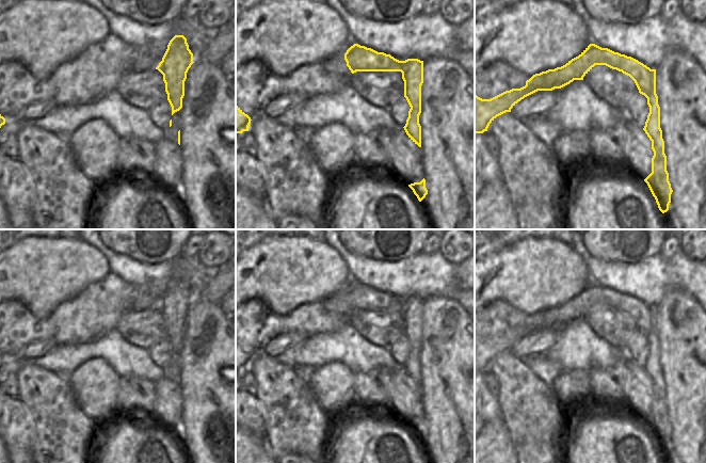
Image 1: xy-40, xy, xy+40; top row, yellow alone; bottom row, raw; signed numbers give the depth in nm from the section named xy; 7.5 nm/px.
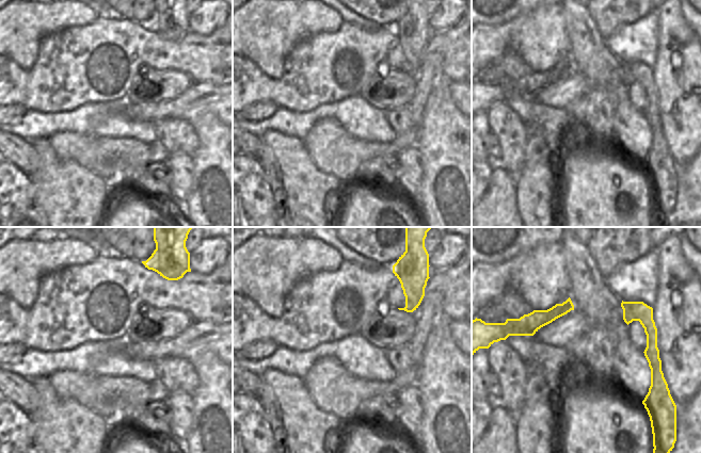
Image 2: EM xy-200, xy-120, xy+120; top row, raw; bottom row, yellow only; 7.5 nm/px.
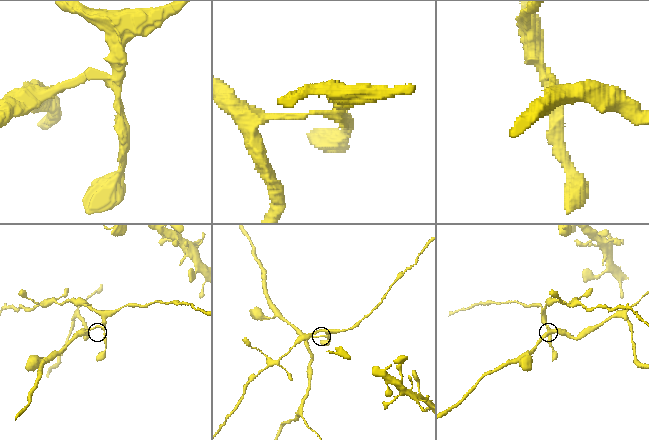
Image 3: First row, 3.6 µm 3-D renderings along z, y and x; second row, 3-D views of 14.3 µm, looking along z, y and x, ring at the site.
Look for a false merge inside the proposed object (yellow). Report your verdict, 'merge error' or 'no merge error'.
merge error

